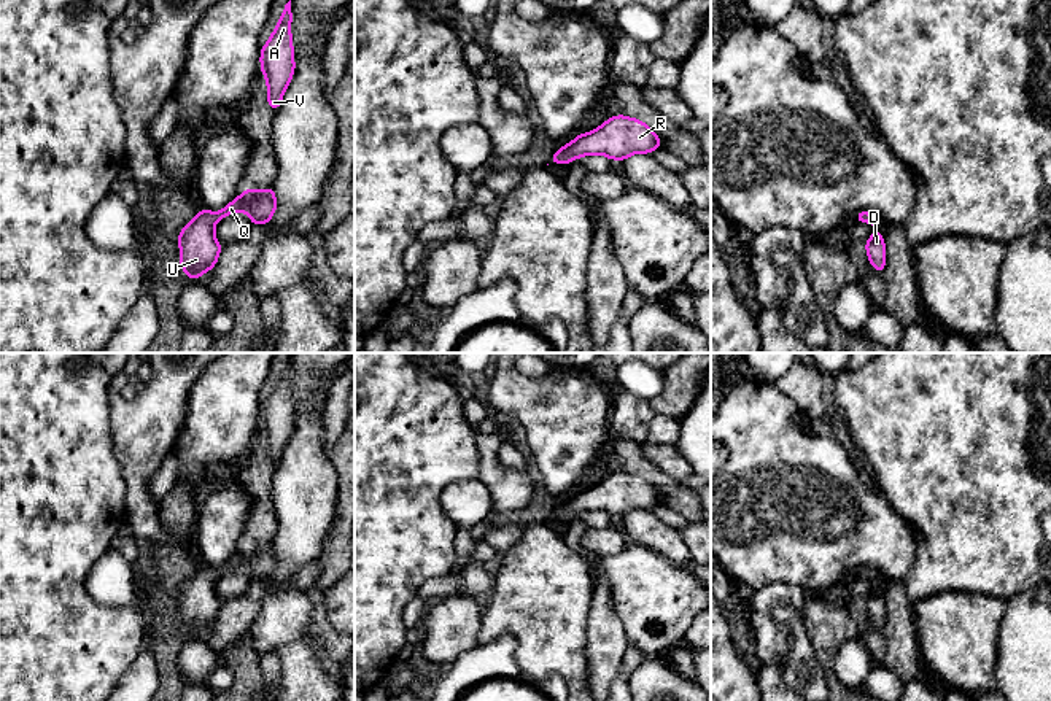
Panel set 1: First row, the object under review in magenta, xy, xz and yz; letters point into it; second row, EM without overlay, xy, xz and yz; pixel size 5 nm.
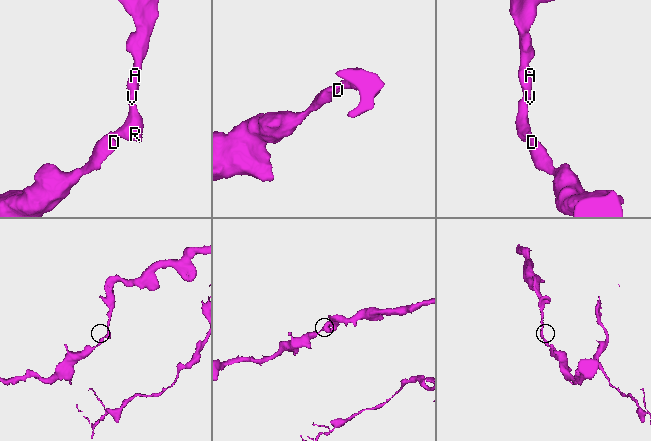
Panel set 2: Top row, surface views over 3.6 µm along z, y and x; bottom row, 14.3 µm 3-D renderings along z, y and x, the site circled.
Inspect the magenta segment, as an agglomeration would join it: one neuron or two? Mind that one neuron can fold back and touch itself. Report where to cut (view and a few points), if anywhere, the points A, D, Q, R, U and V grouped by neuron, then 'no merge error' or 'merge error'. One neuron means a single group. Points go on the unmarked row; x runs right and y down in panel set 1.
no cut | A D Q R U V | no merge error

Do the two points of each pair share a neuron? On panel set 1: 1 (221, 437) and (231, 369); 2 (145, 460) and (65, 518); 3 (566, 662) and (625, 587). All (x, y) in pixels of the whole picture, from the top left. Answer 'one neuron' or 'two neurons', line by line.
1: one neuron
2: two neurons
3: two neurons

